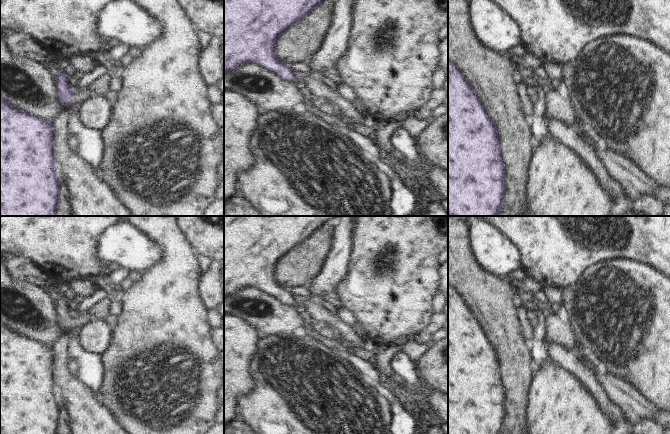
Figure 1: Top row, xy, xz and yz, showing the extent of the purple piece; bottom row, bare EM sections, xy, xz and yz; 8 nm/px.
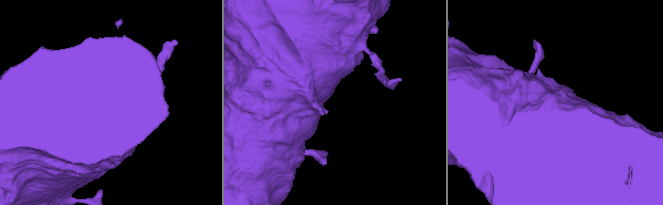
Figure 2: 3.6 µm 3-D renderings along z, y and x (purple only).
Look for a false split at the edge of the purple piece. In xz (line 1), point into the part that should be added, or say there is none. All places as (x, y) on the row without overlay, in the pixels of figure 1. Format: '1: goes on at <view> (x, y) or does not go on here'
1: does not go on here

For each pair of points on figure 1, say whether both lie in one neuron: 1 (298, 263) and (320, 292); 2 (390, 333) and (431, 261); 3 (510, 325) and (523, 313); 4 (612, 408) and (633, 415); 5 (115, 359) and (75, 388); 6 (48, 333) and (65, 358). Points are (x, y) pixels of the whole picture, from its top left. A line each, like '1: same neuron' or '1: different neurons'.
1: different neurons
2: same neuron
3: different neurons
4: different neurons
5: different neurons
6: different neurons

